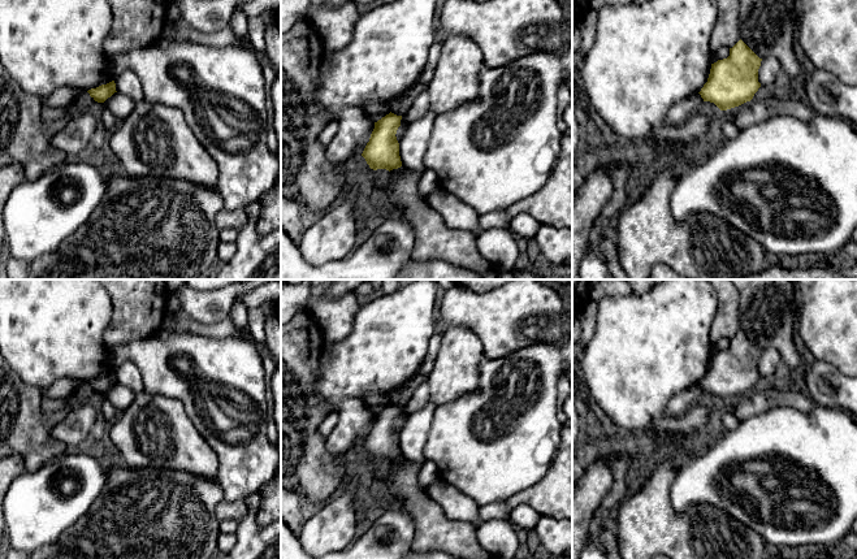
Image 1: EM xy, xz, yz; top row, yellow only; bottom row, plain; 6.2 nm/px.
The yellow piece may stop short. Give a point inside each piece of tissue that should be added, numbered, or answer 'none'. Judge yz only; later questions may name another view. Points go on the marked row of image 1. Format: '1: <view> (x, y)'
none

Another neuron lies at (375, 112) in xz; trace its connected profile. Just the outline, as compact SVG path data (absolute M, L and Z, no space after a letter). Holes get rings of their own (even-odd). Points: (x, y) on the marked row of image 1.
M378 103L365 105L362 109L373 122L377 122L378 120L390 113L390 107L388 104L378 104Z

